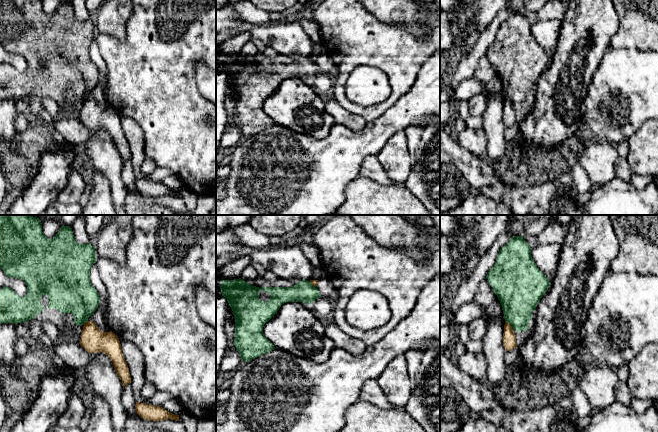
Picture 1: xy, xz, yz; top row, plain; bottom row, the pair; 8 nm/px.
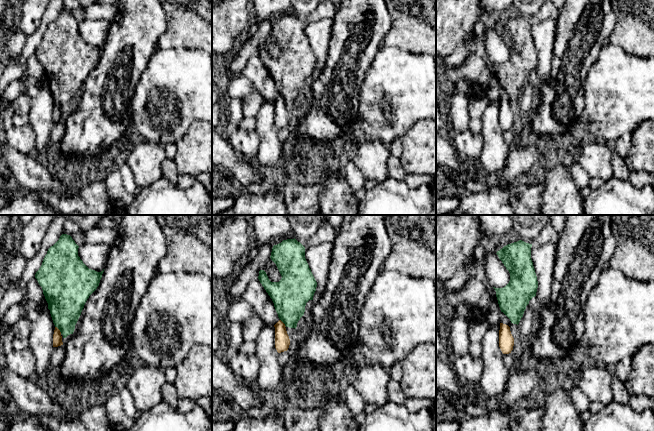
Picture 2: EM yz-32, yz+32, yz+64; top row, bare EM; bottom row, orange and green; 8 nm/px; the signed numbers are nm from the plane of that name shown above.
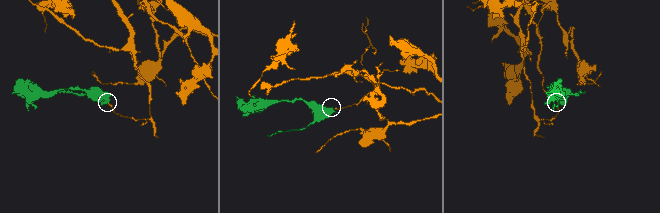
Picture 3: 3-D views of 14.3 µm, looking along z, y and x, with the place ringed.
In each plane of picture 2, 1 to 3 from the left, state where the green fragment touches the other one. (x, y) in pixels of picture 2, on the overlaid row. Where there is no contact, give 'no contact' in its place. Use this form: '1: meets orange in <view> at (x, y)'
1: meets orange in yz-32 at (59, 330)
2: meets orange in yz+32 at (283, 323)
3: no contact

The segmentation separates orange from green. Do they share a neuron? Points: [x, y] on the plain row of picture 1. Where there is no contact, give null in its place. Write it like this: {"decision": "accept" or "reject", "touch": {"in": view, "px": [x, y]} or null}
{"decision": "reject", "touch": {"in": "yz", "px": [510, 101]}}

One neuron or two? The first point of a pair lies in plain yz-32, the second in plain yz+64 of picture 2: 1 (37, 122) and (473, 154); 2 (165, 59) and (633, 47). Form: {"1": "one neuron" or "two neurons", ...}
{"1": "two neurons", "2": "two neurons"}

